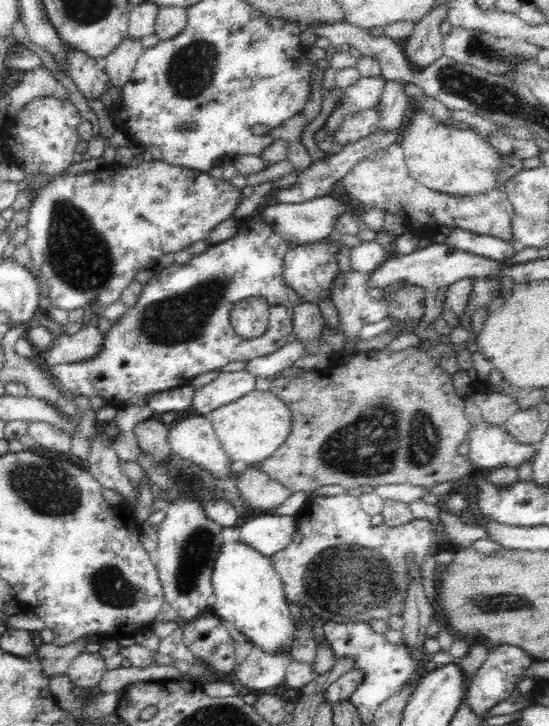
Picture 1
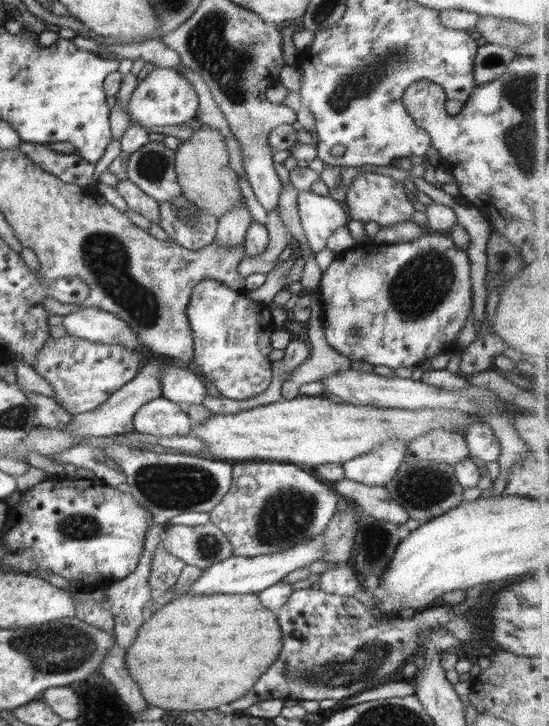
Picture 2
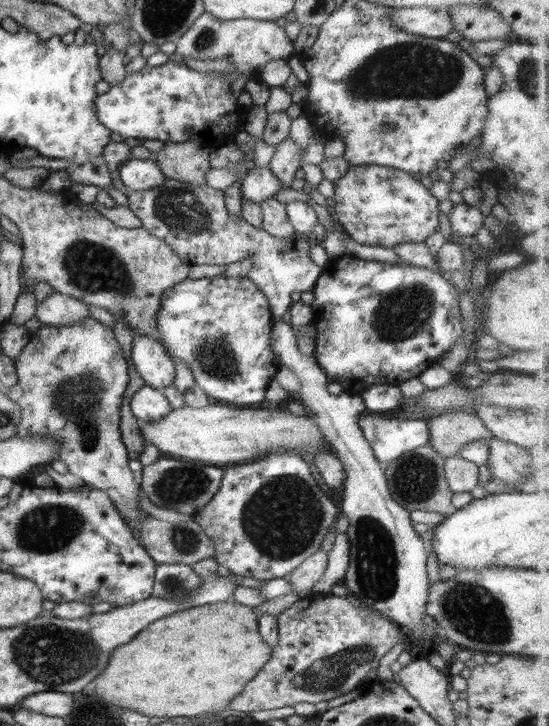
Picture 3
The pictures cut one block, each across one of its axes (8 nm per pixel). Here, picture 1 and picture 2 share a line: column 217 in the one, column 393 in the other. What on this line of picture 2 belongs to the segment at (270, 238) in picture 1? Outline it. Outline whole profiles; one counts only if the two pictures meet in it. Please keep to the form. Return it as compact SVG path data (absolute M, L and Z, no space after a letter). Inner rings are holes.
M429 229L410 242L372 242L341 250L322 273L319 285L324 338L351 361L362 360L393 369L414 368L441 352L455 352L456 335L462 331L468 313L473 311L470 273L466 250L458 247L449 234Z

